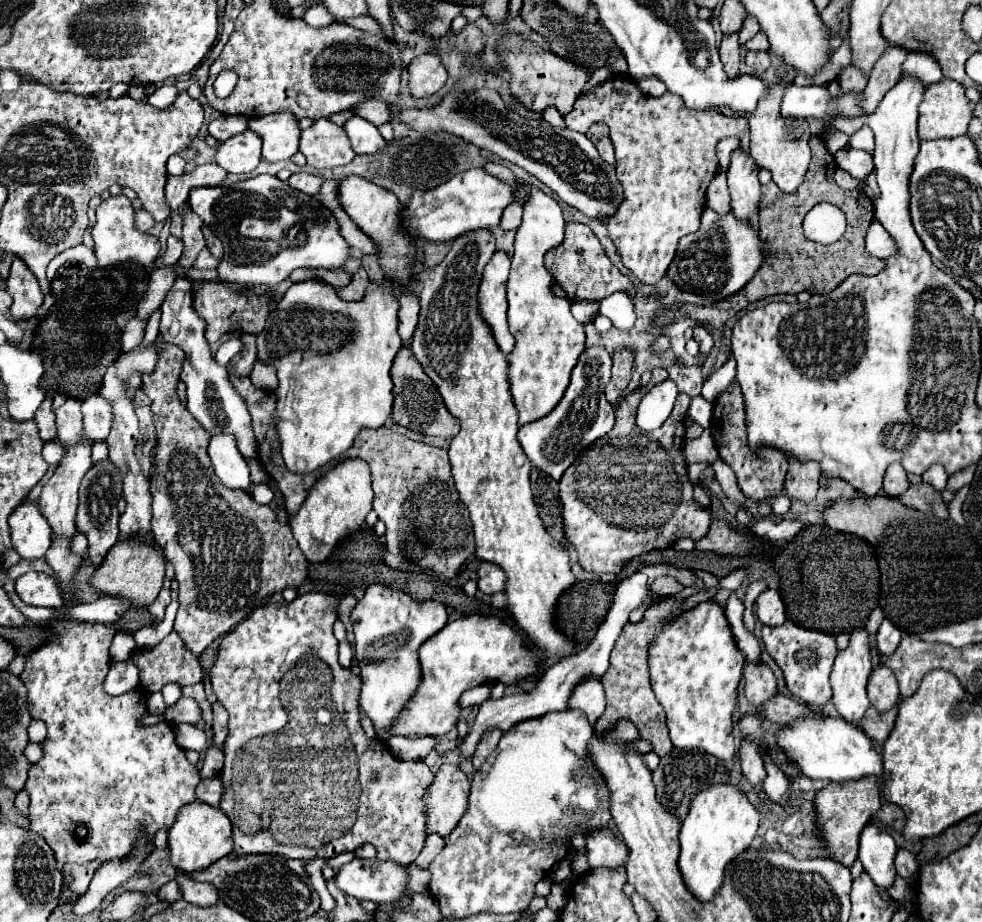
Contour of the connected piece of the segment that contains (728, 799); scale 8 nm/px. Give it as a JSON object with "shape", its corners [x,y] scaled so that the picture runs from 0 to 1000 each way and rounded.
{"shape":[[[726,851],[706,867],[702,875],[702,886],[696,890],[691,901],[691,945],[696,949],[698,962],[712,979],[724,977],[734,964],[740,938],[765,919],[771,906],[771,895],[771,877],[746,851]]]}

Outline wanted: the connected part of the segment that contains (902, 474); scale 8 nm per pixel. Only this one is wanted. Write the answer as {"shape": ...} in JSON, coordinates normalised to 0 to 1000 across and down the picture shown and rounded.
{"shape":[[[907,502],[907,504],[903,507],[903,513],[901,513],[899,520],[899,533],[903,533],[901,537],[913,539],[915,535],[909,535],[909,533],[922,530],[924,524],[926,524],[926,520],[924,520],[924,513],[922,509],[918,507],[918,502]]]}

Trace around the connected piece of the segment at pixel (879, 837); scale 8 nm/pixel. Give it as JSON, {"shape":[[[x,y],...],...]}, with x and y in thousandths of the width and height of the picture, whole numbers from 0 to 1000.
{"shape":[[[883,893],[875,908],[875,934],[885,951],[895,962],[905,962],[911,951],[911,912],[905,903],[895,899],[891,893]]]}

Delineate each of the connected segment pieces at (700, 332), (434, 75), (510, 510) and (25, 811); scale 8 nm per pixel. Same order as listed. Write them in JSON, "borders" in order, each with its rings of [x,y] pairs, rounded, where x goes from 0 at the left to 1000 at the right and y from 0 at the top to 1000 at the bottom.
{"borders":[[[[714,352],[706,355],[706,368],[712,373],[712,382],[716,385],[722,385],[724,376],[726,376],[726,366],[722,359],[718,359]]],[[[431,57],[423,62],[414,73],[414,77],[416,77],[416,97],[419,97],[419,103],[423,105],[441,103],[455,88],[455,77],[449,64],[443,62],[441,57]]],[[[484,248],[484,251],[478,251],[469,257],[465,257],[455,274],[455,279],[443,290],[443,292],[427,292],[421,296],[421,309],[423,309],[423,316],[429,324],[429,337],[427,337],[427,350],[425,350],[425,357],[421,361],[421,368],[419,368],[419,379],[421,379],[421,385],[425,387],[425,392],[429,394],[431,402],[437,407],[437,411],[445,418],[451,435],[453,435],[453,441],[457,444],[457,448],[461,452],[465,452],[469,457],[469,467],[459,476],[459,483],[457,483],[457,500],[459,500],[459,507],[461,507],[461,517],[463,517],[463,528],[467,533],[467,539],[469,543],[476,548],[478,556],[480,556],[480,567],[482,567],[482,580],[484,580],[484,589],[486,589],[486,606],[490,608],[500,608],[508,615],[512,615],[512,619],[516,621],[516,637],[514,637],[514,645],[516,645],[516,663],[524,669],[526,678],[537,687],[537,693],[541,697],[545,697],[551,706],[555,706],[555,713],[577,713],[581,710],[584,706],[584,695],[575,693],[565,680],[563,680],[563,661],[565,661],[565,654],[569,650],[569,645],[581,637],[588,628],[586,624],[581,621],[581,615],[579,615],[579,598],[577,593],[571,589],[571,587],[565,587],[553,565],[549,563],[549,556],[547,556],[547,548],[543,543],[543,535],[541,535],[540,513],[541,513],[541,500],[537,498],[529,476],[526,476],[526,467],[529,467],[529,461],[526,461],[526,444],[524,444],[524,437],[522,437],[522,428],[520,428],[520,422],[518,422],[518,389],[516,385],[506,376],[504,372],[504,366],[502,366],[502,359],[498,355],[498,350],[490,344],[490,337],[488,337],[488,309],[490,309],[490,298],[492,298],[492,292],[496,287],[496,283],[502,279],[504,274],[504,257],[496,251],[496,248]]],[[[19,858],[15,864],[15,877],[19,880],[19,884],[23,884],[25,888],[30,888],[30,867],[25,858]]]]}

